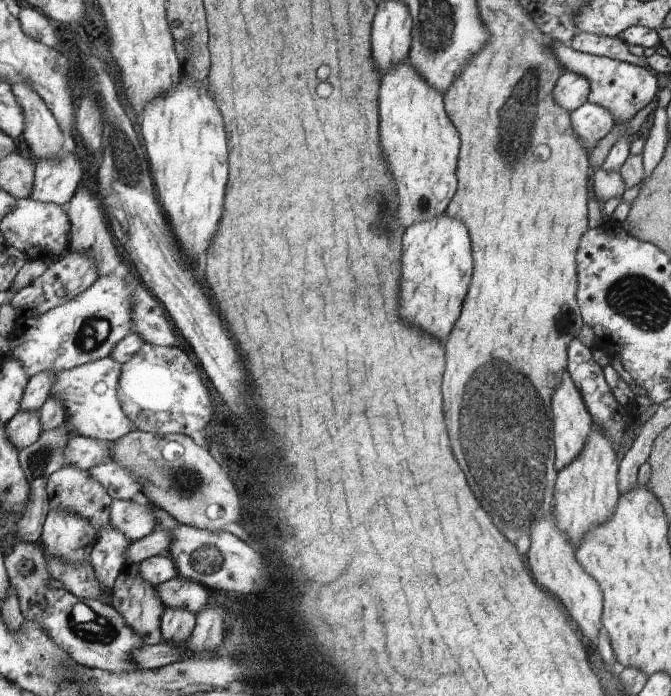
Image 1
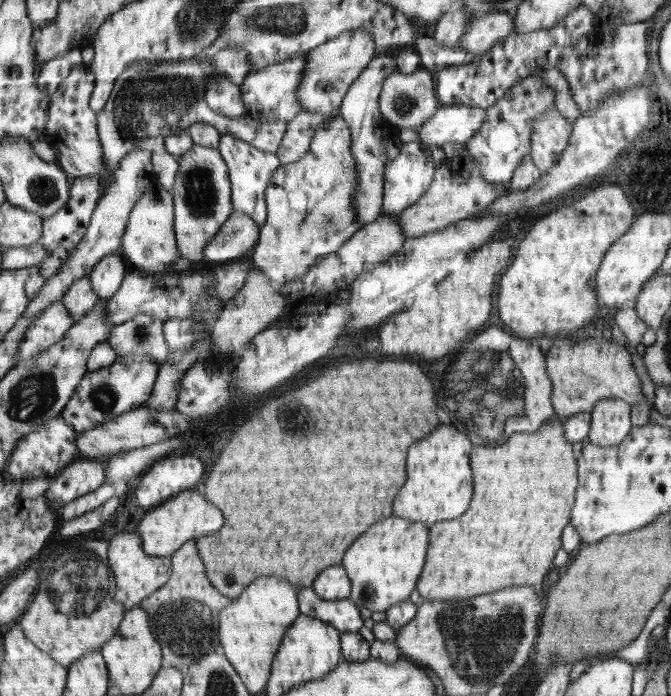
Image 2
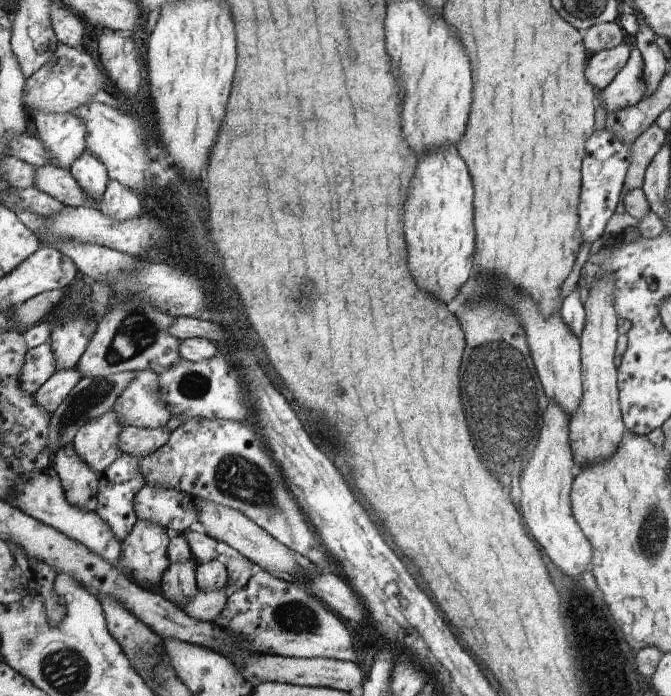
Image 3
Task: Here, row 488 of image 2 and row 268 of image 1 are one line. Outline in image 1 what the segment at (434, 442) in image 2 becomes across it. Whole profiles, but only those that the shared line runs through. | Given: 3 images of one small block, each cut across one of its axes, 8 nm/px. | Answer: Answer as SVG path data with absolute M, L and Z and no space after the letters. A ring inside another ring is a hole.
M444 212L440 217L408 227L403 234L402 282L400 282L400 316L412 326L420 326L432 336L444 340L448 338L452 326L458 322L464 302L474 276L474 251L471 249L471 236L467 226Z

